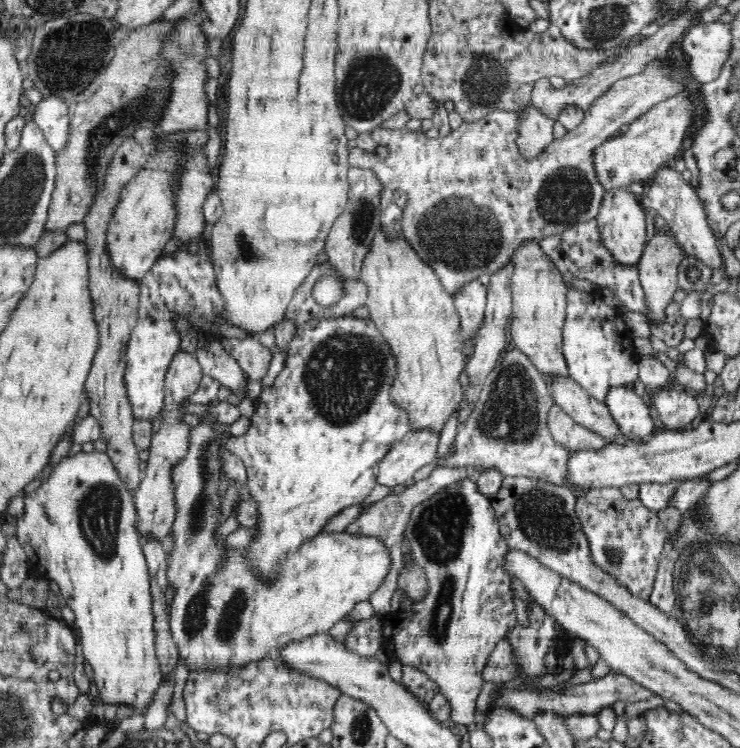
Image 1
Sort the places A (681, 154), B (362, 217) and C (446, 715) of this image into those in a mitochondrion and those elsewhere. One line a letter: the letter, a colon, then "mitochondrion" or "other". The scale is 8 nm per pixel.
A: other
B: mitochondrion
C: other

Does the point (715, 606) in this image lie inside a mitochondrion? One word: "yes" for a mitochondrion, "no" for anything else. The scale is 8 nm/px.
yes

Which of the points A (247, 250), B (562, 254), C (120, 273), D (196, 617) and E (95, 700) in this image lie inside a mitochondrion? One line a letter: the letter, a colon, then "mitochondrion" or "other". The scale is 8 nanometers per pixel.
A: mitochondrion
B: other
C: other
D: mitochondrion
E: other

